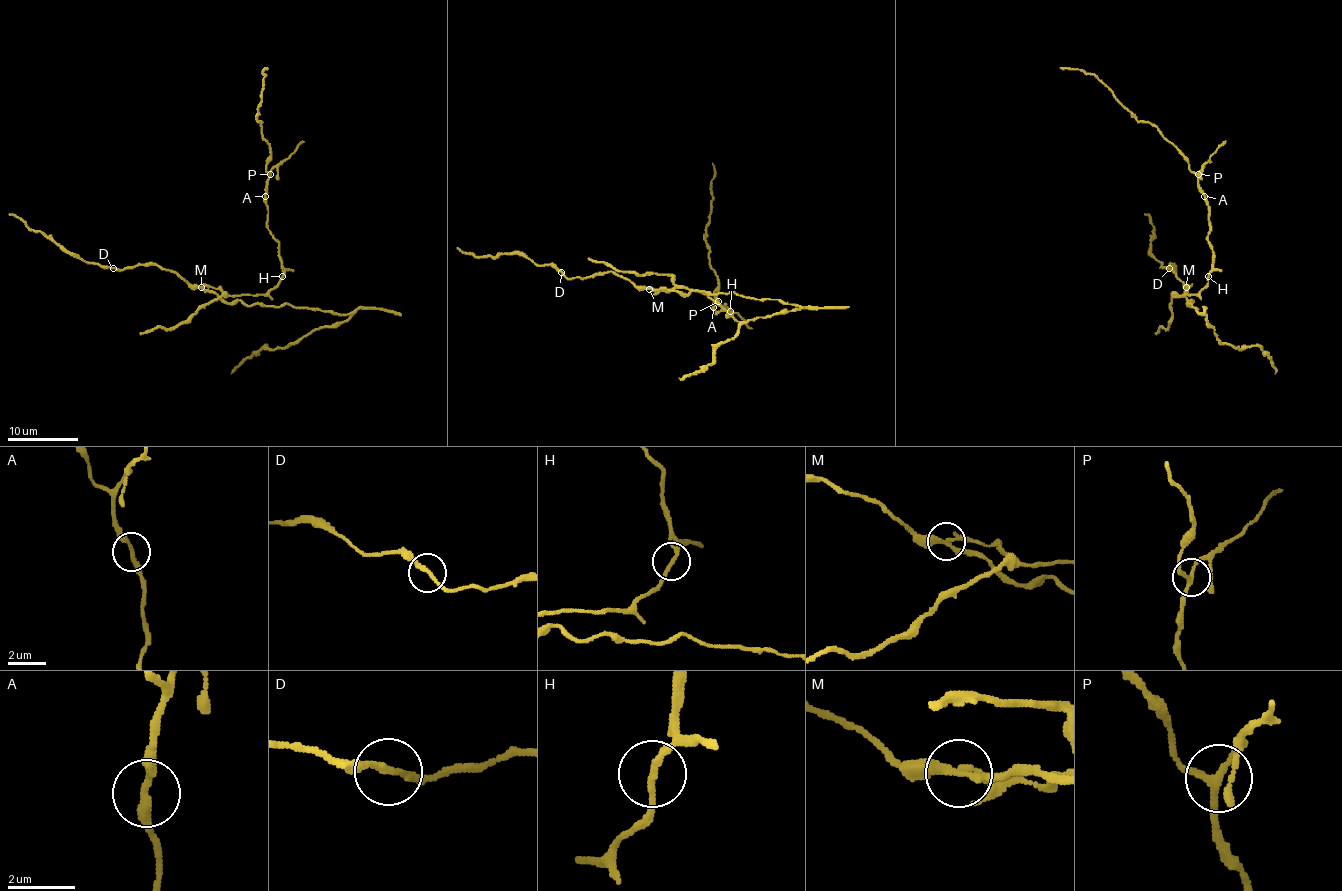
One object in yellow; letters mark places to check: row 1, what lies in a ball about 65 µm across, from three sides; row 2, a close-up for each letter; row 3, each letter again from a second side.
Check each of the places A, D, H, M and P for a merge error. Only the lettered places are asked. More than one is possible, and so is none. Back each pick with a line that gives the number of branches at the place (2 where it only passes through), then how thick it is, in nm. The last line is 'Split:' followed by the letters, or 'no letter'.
H: Branches: 2. Thickness 180 nm
M: Branches: 3. Thickness 240 nm
Split: H, M

